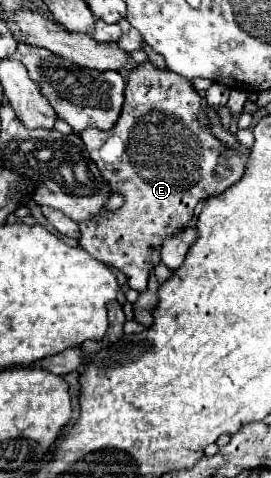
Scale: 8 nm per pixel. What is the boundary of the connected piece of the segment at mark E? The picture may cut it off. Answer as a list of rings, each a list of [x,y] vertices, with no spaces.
[[[152,62],[140,64],[130,72],[124,94],[126,104],[122,108],[118,124],[108,132],[88,128],[80,134],[80,138],[90,158],[108,180],[112,192],[124,194],[126,202],[116,212],[108,212],[88,224],[80,224],[80,246],[100,262],[126,274],[130,288],[144,292],[152,268],[160,262],[162,242],[186,230],[200,200],[206,200],[212,194],[222,194],[242,178],[248,150],[230,150],[214,138],[208,128],[208,118],[200,106],[200,96],[192,88],[192,82],[170,70],[160,70]]]

